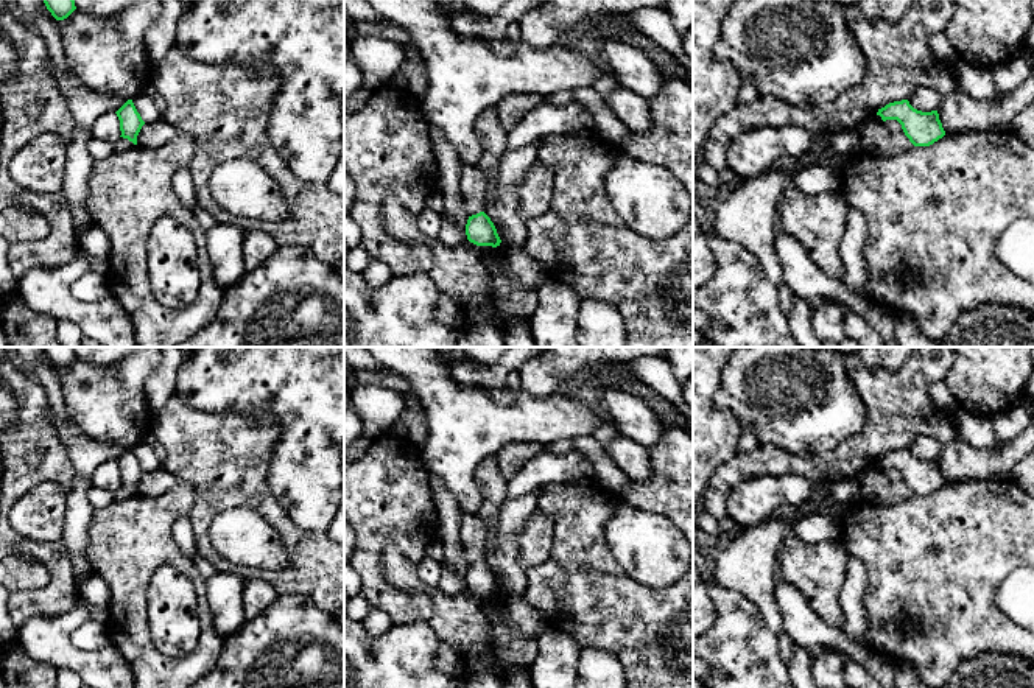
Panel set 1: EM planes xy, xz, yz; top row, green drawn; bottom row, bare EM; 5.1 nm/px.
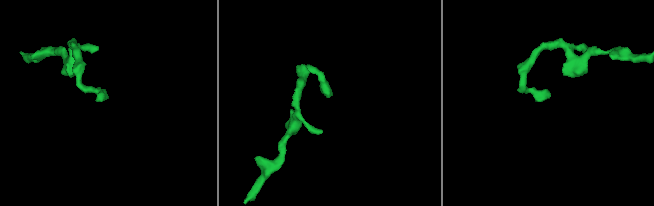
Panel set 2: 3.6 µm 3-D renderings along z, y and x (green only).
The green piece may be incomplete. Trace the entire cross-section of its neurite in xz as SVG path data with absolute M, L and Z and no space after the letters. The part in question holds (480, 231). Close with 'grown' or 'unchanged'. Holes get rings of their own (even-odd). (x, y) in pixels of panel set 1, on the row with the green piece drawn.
M484 212L469 216L466 235L467 240L477 246L497 247L501 243L494 223Z; unchanged

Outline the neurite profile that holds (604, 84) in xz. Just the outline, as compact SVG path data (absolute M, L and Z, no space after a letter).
M607 73L600 76L593 84L592 89L595 89L601 97L609 95L614 92L618 86L618 82Z

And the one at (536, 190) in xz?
M536 162L520 185L520 212L525 219L539 216L548 210L553 196L553 171Z

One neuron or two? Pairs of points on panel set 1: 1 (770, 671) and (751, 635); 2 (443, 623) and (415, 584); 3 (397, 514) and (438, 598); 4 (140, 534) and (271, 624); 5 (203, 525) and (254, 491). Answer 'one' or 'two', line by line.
1: one
2: one
3: two
4: two
5: one

